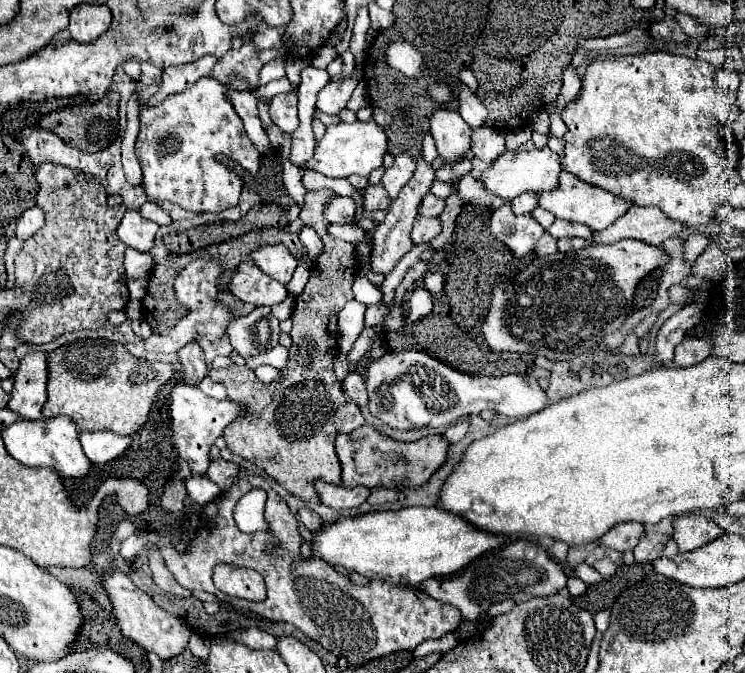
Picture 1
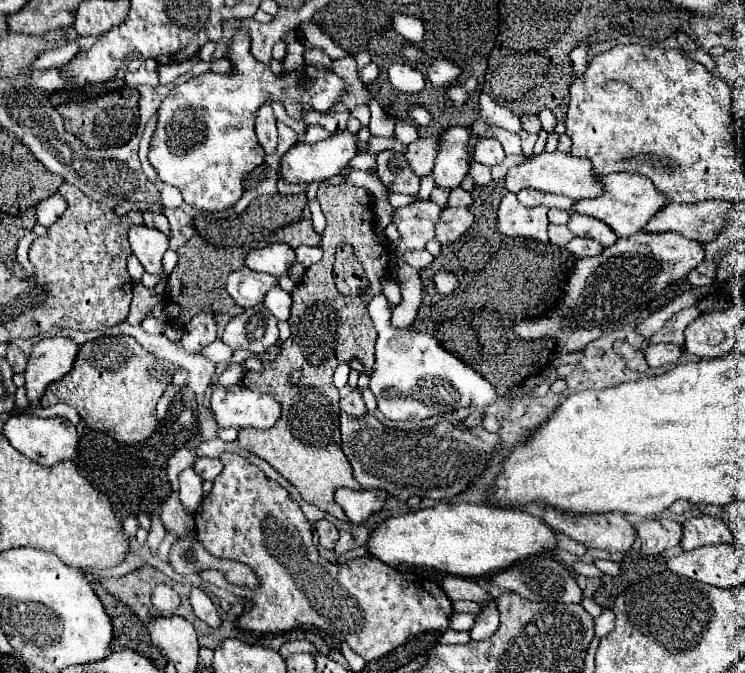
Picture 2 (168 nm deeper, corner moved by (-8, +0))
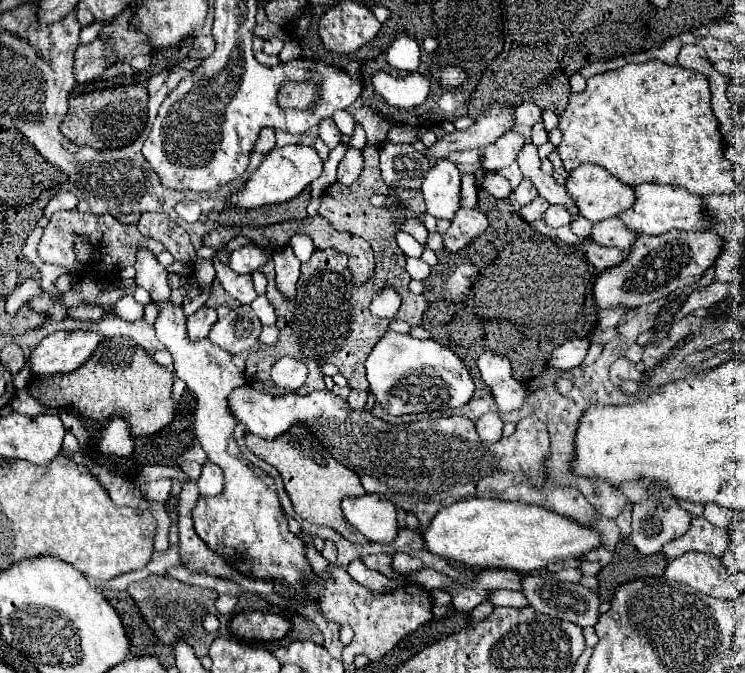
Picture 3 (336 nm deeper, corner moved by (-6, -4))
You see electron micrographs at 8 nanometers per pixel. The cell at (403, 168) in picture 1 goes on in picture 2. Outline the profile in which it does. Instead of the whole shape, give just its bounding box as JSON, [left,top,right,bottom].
[405,138,439,178]

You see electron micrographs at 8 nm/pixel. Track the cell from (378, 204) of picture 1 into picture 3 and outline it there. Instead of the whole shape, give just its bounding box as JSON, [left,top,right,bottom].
[381,144,429,188]

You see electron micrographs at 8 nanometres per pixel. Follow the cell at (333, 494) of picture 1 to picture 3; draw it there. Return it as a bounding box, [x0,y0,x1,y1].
[341,494,399,544]

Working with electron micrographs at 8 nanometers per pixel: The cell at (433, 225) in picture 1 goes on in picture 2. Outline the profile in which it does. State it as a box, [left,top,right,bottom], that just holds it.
[435,208,473,244]

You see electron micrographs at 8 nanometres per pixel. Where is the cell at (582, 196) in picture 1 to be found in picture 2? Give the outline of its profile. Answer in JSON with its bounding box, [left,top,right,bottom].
[573,172,667,238]

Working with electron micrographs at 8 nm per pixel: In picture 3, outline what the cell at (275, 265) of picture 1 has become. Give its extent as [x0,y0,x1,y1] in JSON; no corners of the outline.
[229,246,271,274]

